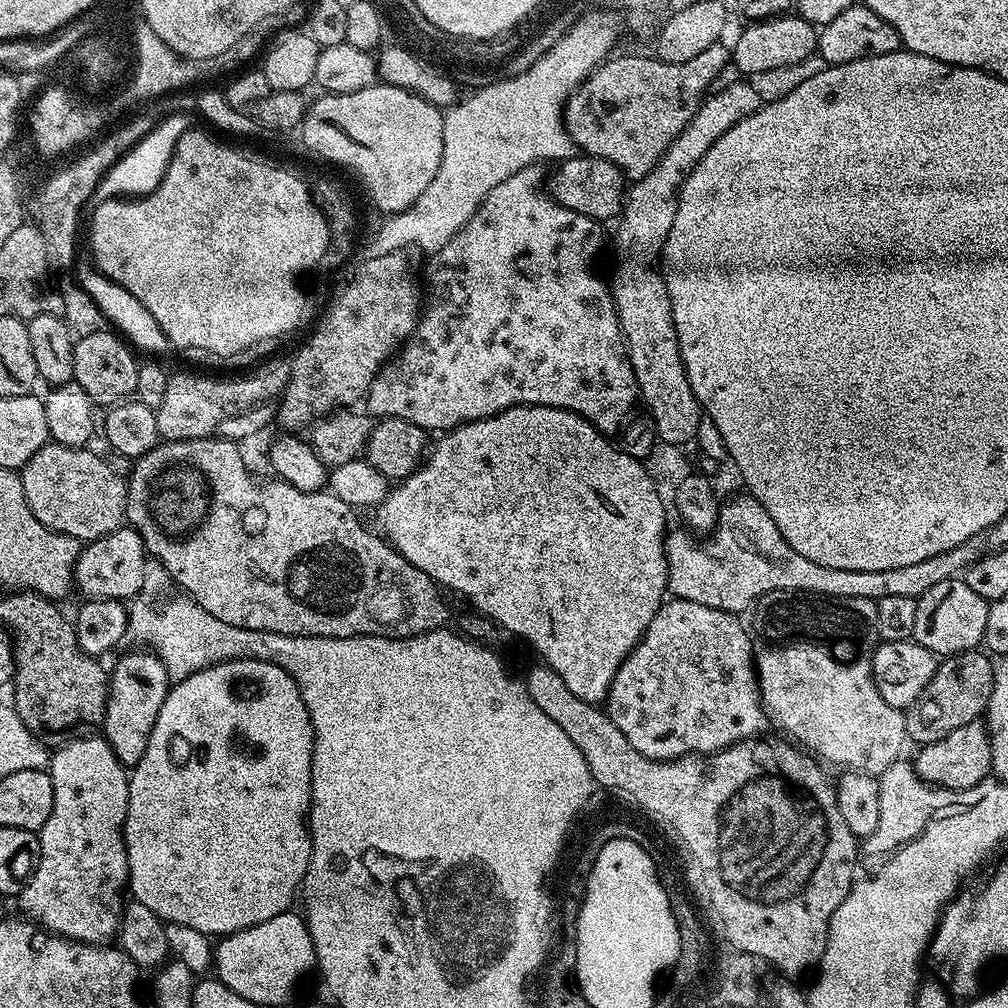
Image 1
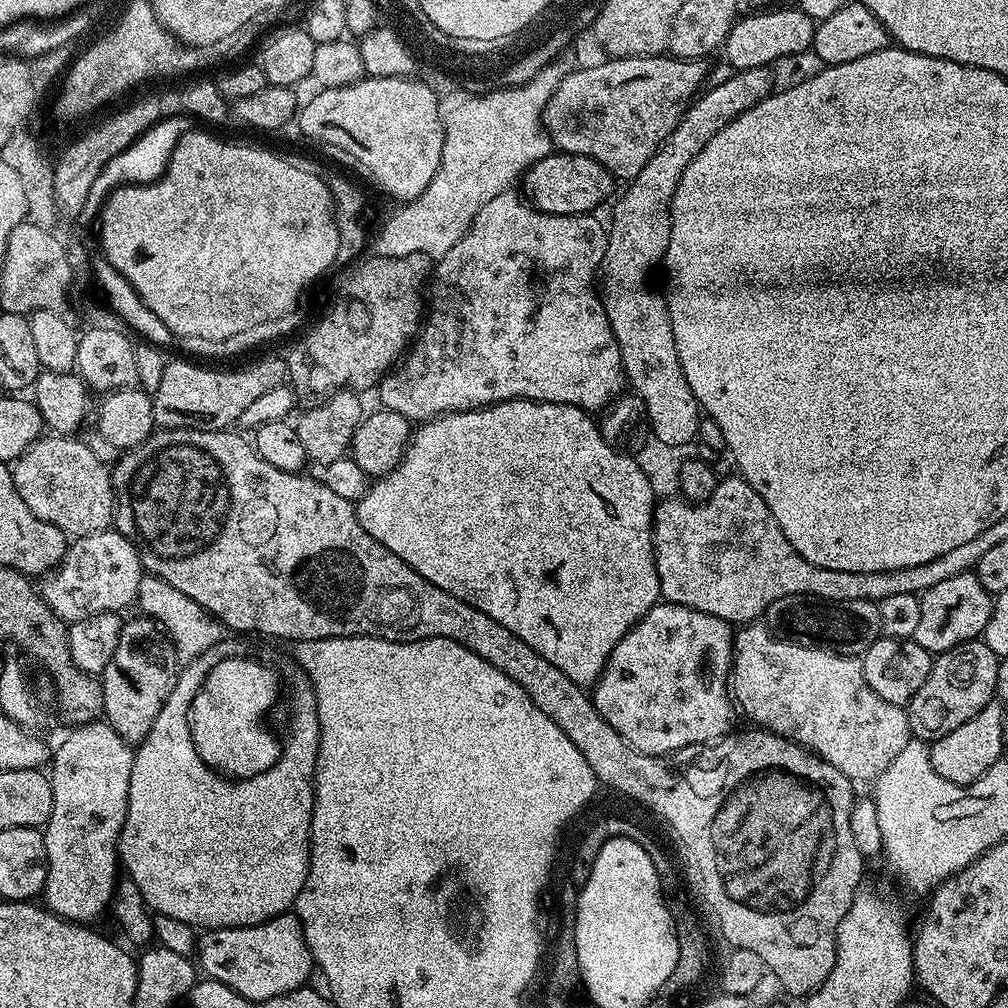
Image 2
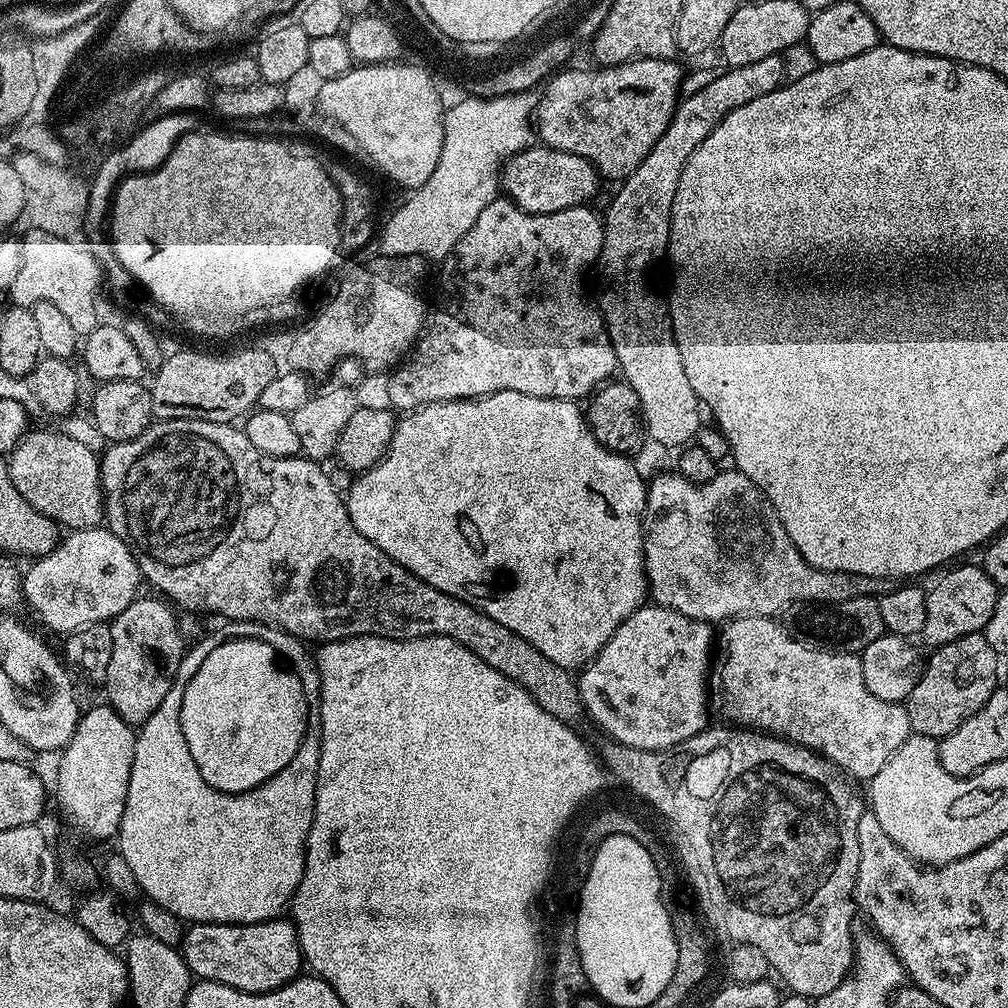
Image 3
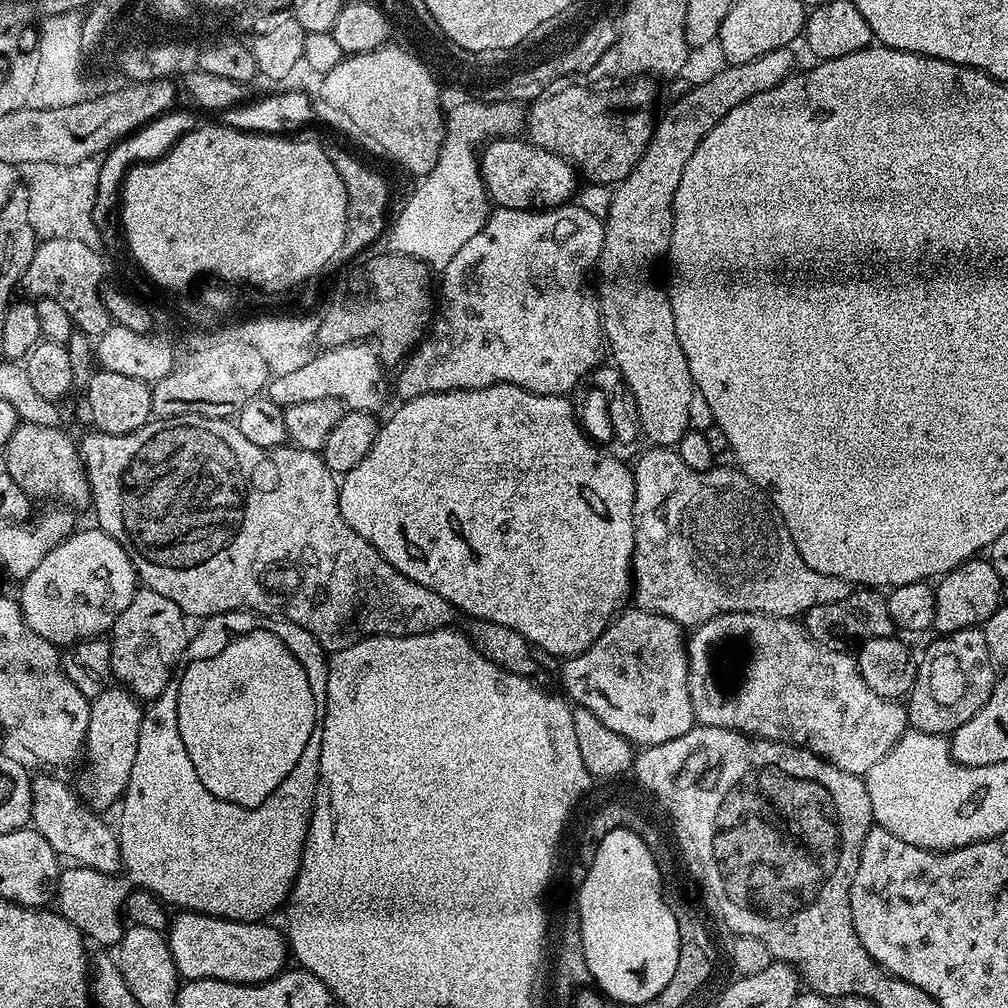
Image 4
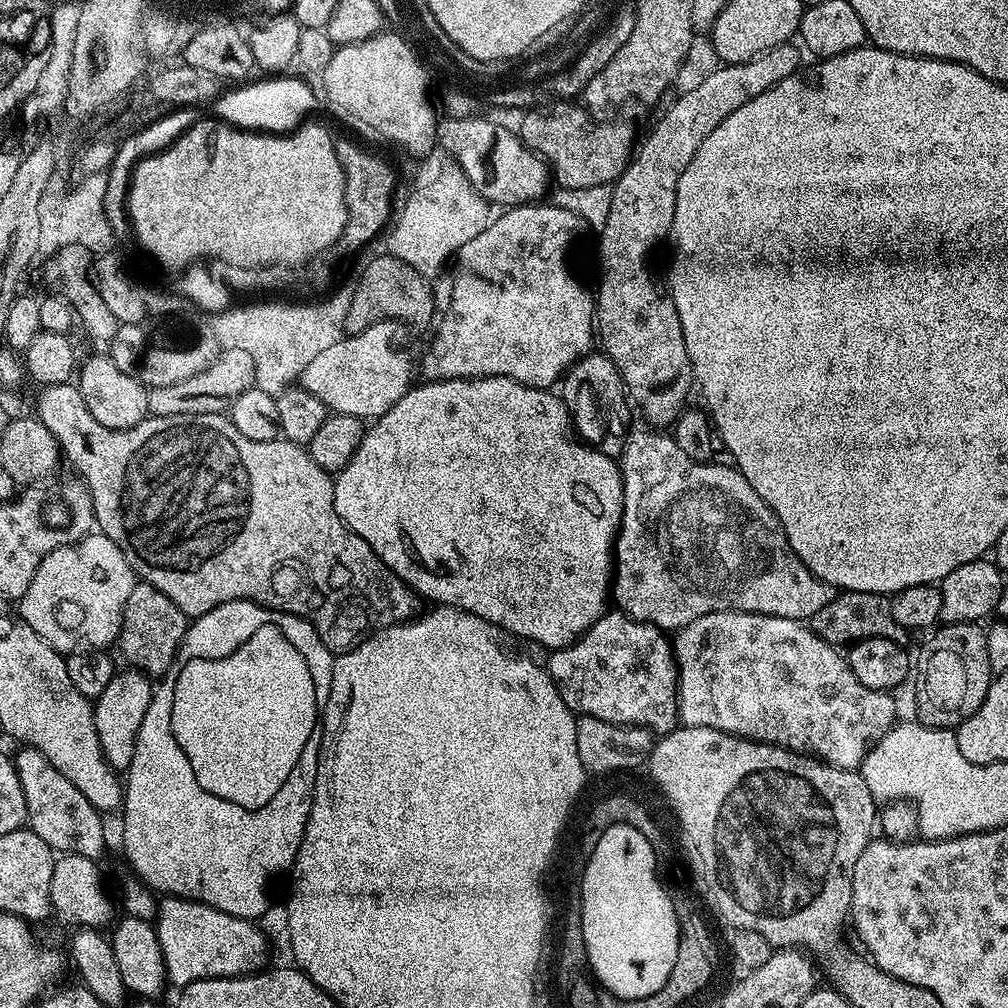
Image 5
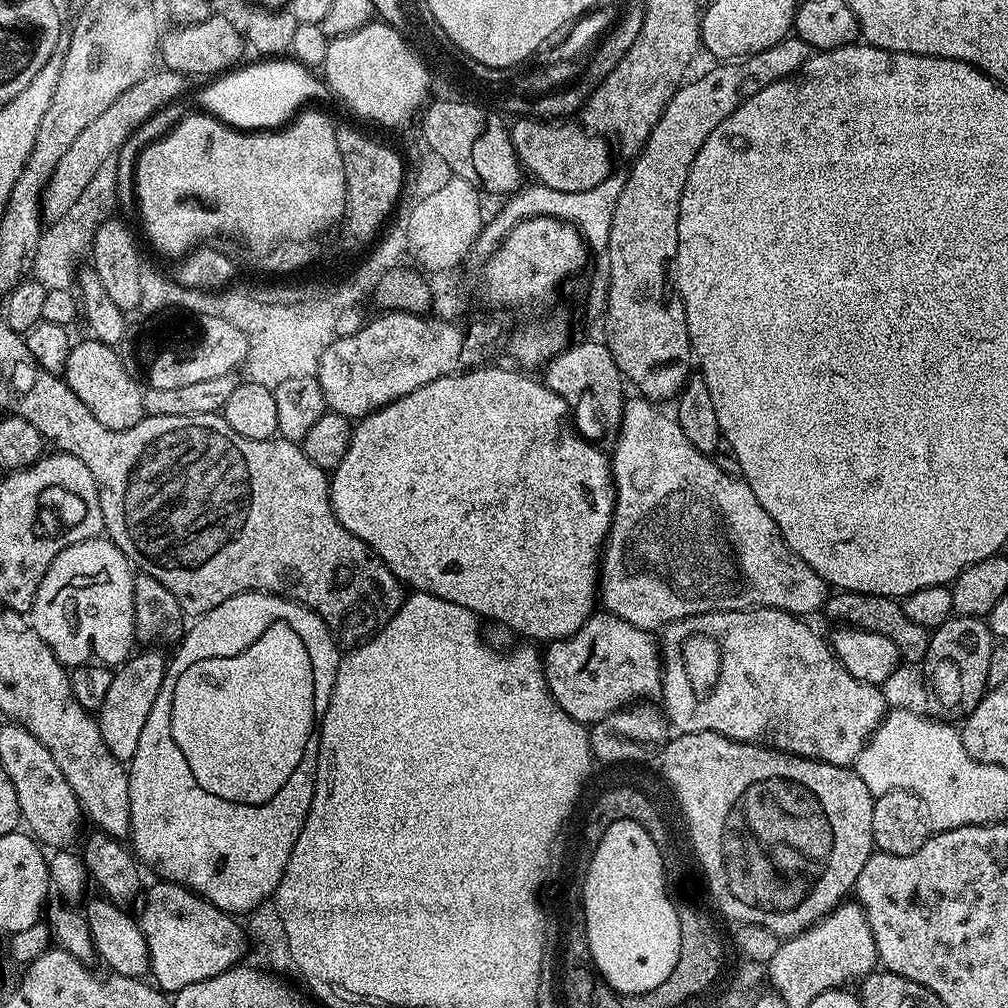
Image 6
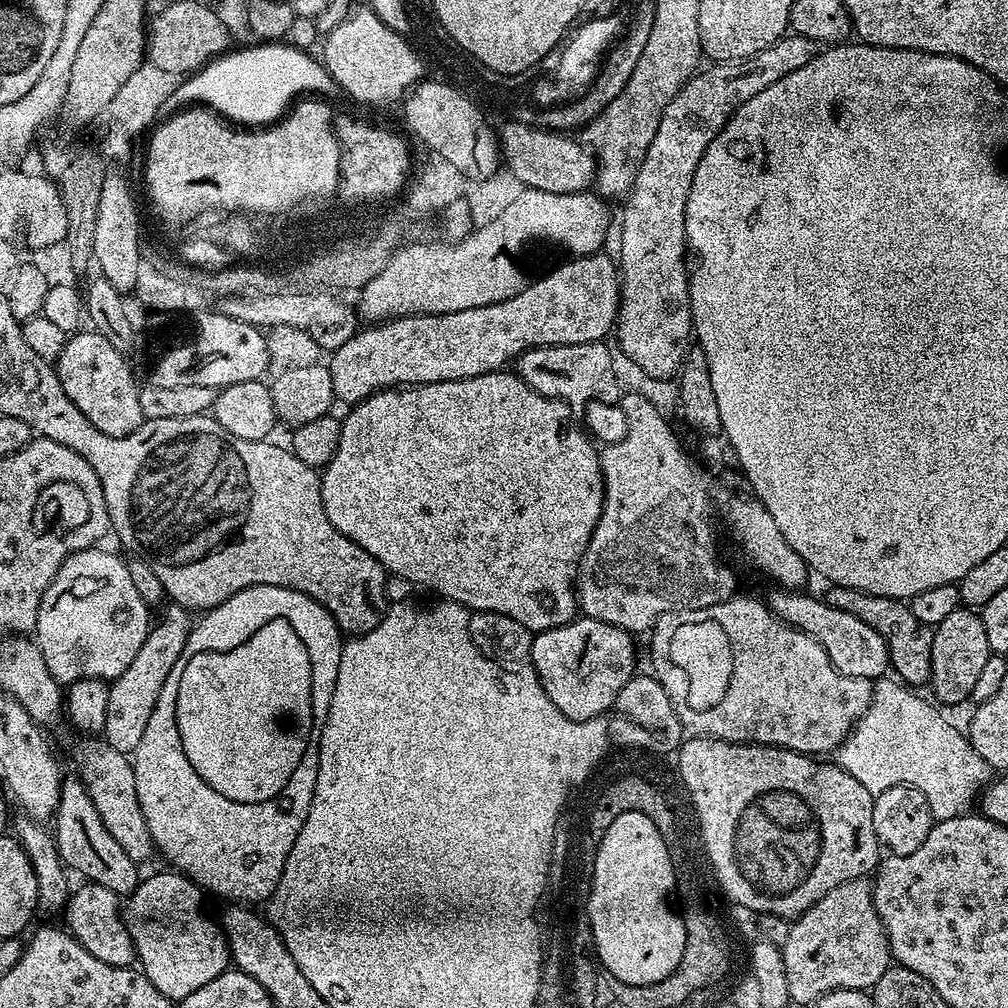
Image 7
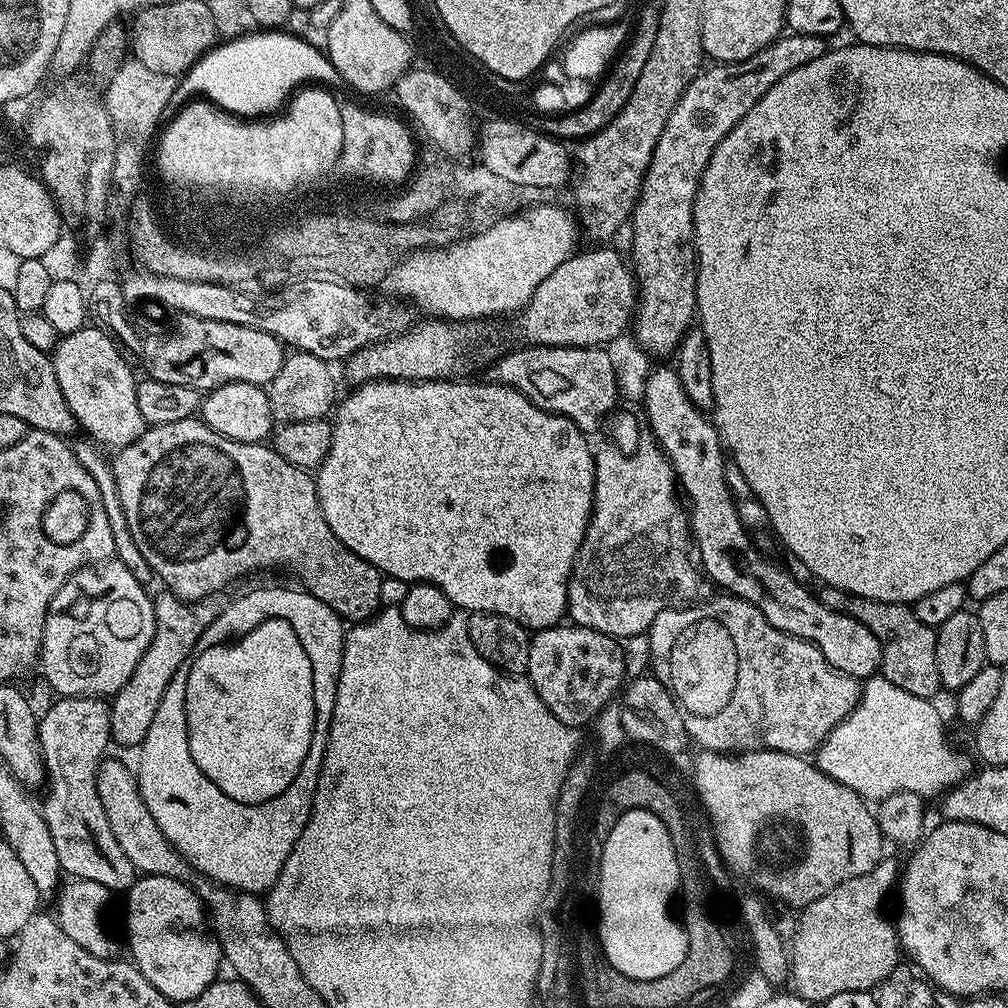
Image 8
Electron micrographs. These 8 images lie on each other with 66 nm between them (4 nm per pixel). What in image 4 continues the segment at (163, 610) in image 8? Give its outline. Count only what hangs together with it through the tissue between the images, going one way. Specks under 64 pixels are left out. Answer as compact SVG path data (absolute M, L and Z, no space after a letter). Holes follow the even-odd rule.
M109 686L102 690L102 694L91 697L90 722L84 739L86 759L78 787L80 799L89 808L104 810L102 808L108 808L112 803L115 805L123 797L124 787L130 782L130 770L134 770L134 754L138 754L138 730L143 717L136 697L123 686Z

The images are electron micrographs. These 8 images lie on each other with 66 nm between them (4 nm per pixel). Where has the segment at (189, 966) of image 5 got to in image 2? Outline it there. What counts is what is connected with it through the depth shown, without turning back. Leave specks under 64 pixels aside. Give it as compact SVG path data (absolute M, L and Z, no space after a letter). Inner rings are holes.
M294 914L275 916L273 920L245 928L214 928L205 931L198 940L199 956L199 971L207 979L217 980L230 986L230 990L242 994L248 1000L269 1000L290 994L294 990L305 987L309 983L308 975L314 972L314 961L300 919Z

